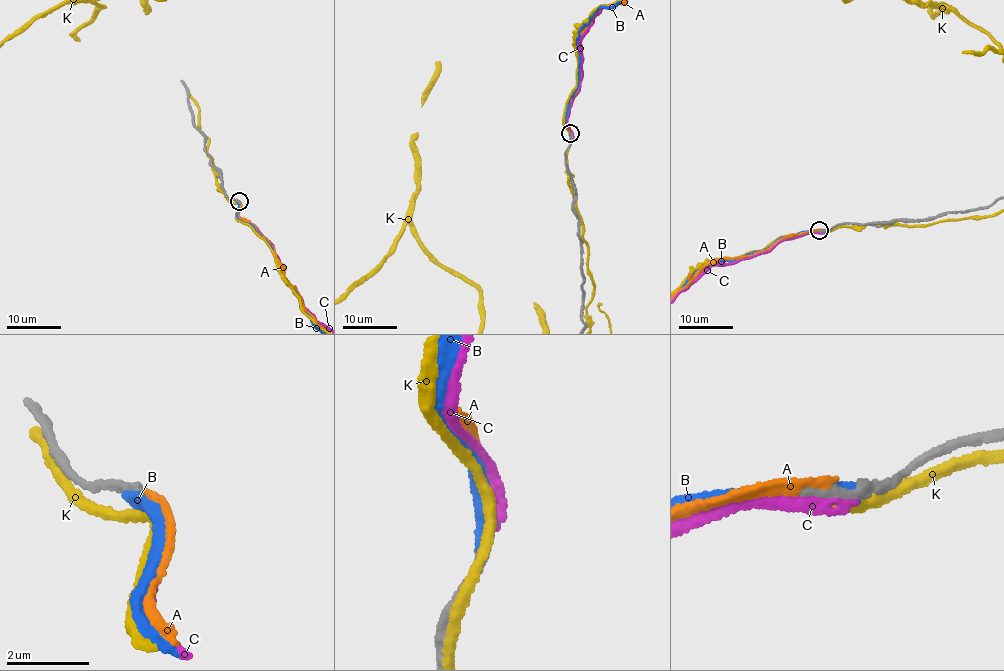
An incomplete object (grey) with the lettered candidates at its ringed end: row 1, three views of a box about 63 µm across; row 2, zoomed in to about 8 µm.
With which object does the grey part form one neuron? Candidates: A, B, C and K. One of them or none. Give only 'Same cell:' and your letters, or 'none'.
Same cell: A

